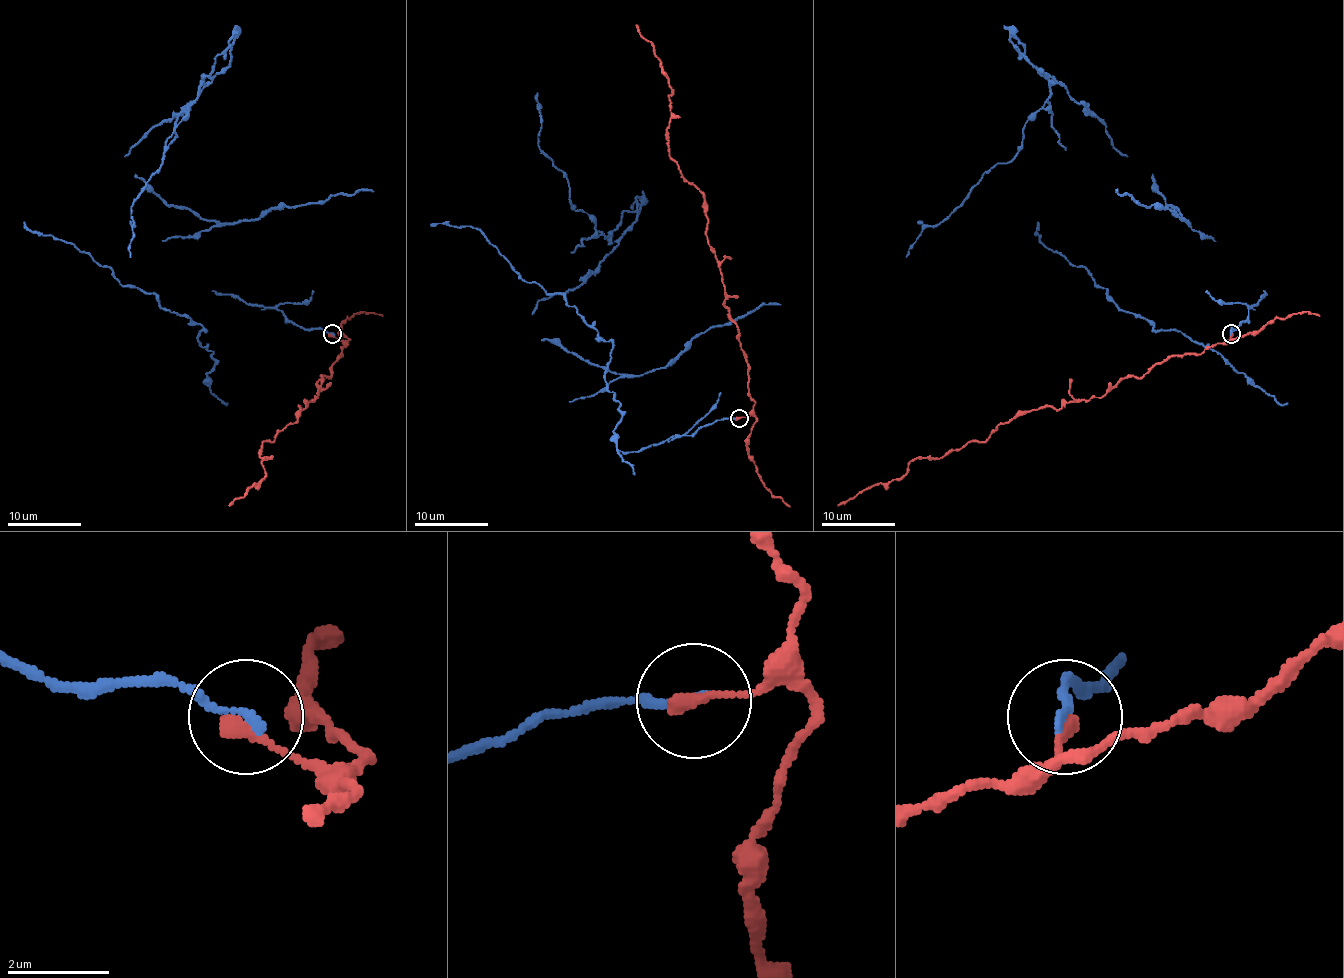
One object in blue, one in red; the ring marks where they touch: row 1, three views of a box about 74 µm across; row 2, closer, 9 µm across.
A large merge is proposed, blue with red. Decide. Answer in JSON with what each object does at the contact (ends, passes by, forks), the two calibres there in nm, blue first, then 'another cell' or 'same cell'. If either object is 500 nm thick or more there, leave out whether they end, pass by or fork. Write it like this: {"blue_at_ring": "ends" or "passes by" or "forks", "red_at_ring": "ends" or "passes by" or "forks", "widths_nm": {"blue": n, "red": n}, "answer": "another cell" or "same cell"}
{"blue_at_ring": "ends", "red_at_ring": "ends", "widths_nm": {"blue": 150, "red": 280}, "answer": "another cell"}

